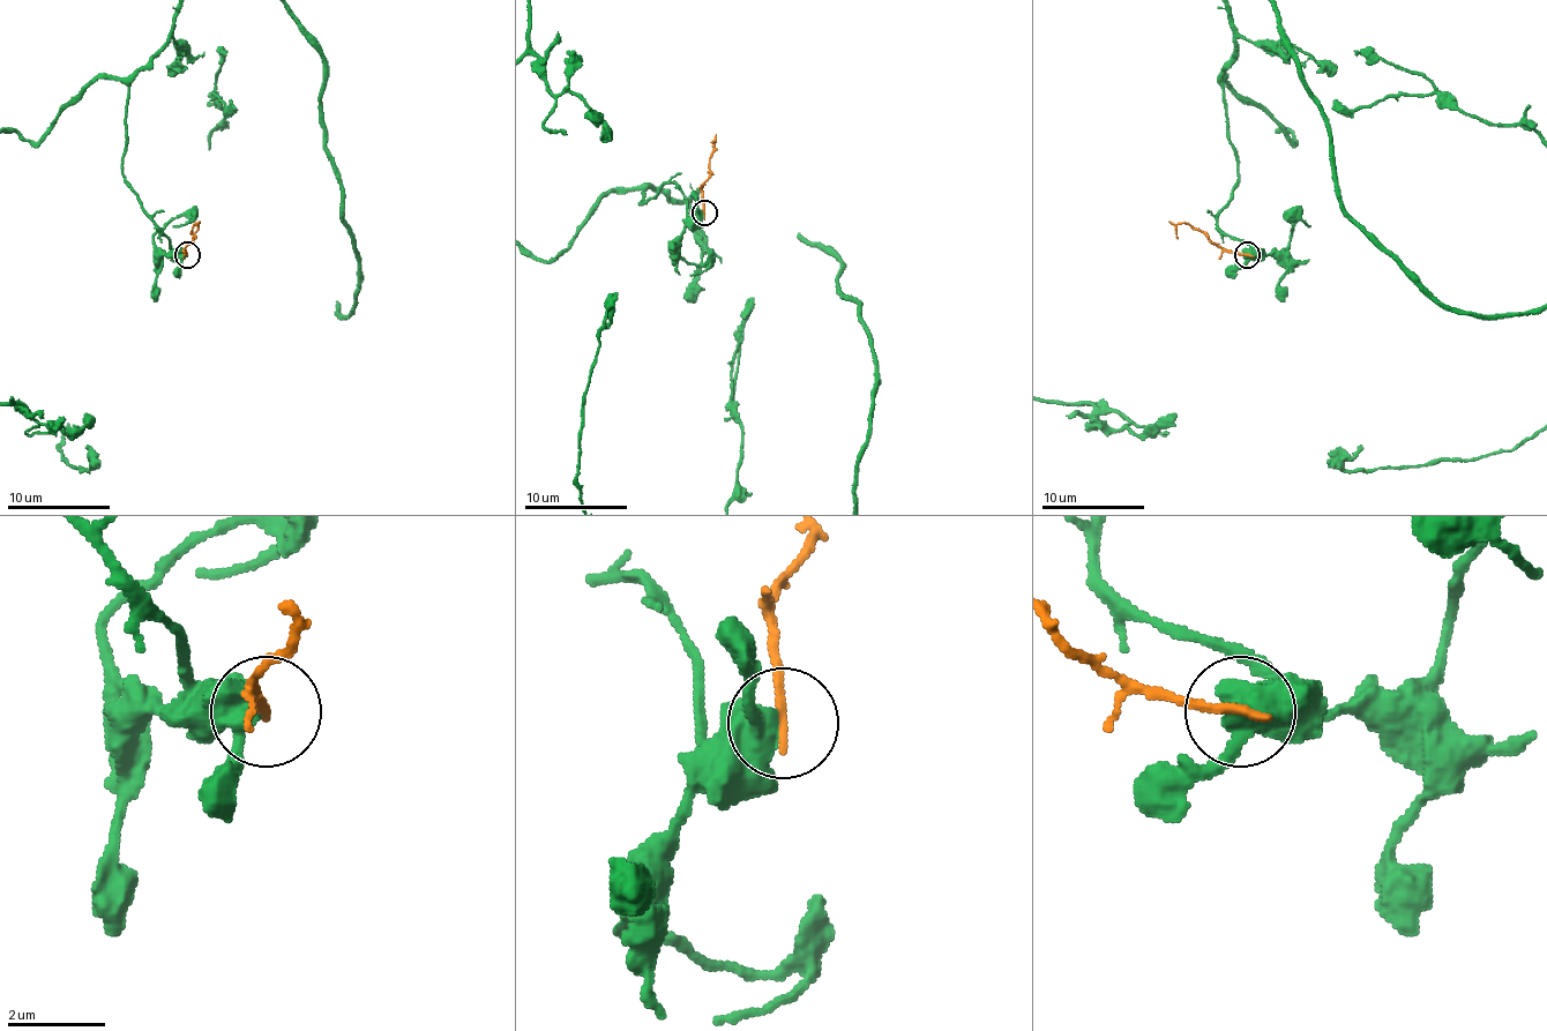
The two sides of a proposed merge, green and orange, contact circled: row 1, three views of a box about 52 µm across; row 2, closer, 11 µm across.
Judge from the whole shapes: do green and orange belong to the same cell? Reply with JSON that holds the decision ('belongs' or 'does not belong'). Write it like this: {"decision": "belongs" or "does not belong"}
{"decision": "does not belong"}

